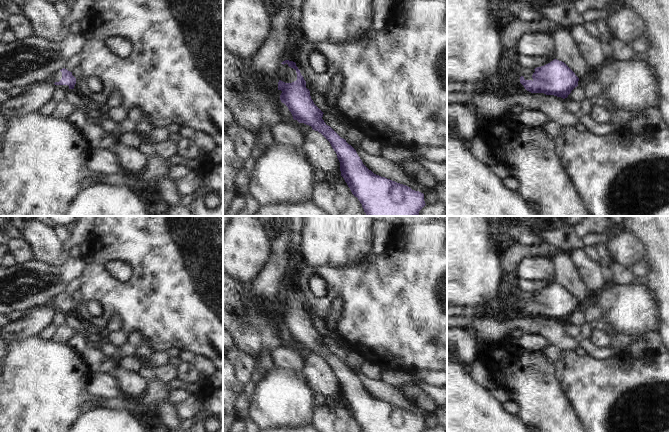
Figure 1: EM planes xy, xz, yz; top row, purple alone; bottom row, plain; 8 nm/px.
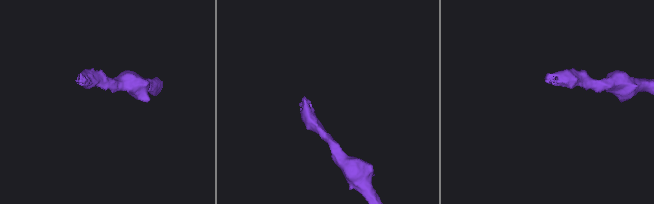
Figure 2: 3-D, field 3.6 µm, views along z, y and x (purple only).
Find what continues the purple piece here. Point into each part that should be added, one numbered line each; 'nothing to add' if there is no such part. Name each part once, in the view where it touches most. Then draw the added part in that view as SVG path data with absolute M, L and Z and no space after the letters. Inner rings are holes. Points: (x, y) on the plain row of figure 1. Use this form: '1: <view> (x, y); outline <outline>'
1: xz (287, 298); outline M285 289L280 290L279 304L285 307L292 307L297 304L296 294Z

